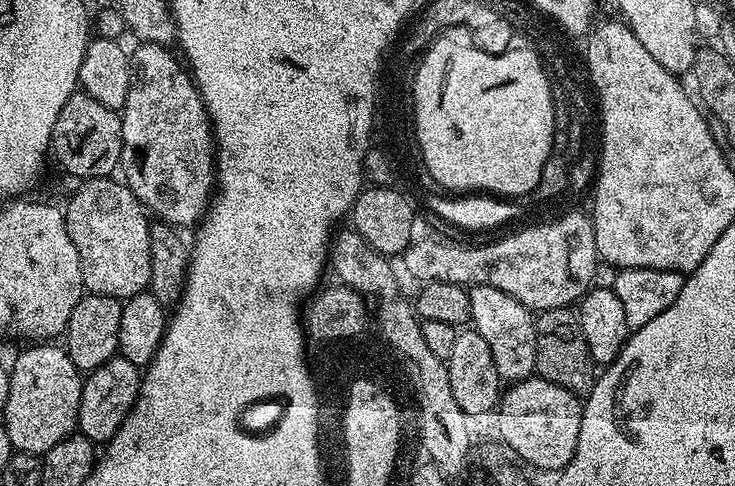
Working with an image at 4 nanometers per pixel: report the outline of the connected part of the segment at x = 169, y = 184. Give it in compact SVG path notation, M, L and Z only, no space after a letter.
M137 43L131 49L130 59L132 62L132 73L130 74L130 90L126 94L126 102L122 109L122 154L120 155L119 171L122 175L123 183L127 184L130 191L139 199L145 209L157 221L165 224L171 224L177 230L183 230L187 224L191 226L199 225L203 215L208 211L210 197L214 191L214 133L212 125L208 123L208 112L204 109L204 104L200 101L200 92L196 89L196 83L192 81L191 75L185 70L181 61L168 53L169 49L162 44Z

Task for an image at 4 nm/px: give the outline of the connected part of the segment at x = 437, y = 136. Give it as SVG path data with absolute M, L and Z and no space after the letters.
M436 38L431 41L426 51L419 57L418 66L422 71L421 80L416 80L416 109L418 110L418 135L424 143L424 156L428 176L434 174L440 188L453 188L456 194L495 194L500 198L524 198L528 192L534 190L542 176L547 156L550 154L554 142L555 112L552 101L551 86L548 75L541 63L541 57L531 47L522 49L508 49L502 54L484 54L472 48L468 42L459 44L456 40L442 40Z

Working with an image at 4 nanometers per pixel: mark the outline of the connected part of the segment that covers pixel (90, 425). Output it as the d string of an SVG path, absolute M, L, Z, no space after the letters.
M122 355L111 356L102 366L83 377L78 402L76 426L79 435L86 437L97 446L103 446L120 429L122 422L132 412L137 397L140 396L141 369L134 362L126 362Z

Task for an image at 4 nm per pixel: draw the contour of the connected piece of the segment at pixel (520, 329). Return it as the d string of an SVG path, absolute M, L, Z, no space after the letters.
M489 284L471 285L469 302L472 307L471 327L486 338L486 346L490 346L490 354L494 354L494 370L498 370L501 381L515 382L533 375L536 372L536 316L533 309Z

